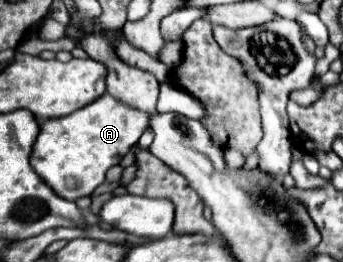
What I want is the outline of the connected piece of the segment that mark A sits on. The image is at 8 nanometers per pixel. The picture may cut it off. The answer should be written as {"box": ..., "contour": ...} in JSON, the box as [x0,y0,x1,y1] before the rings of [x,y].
{"box":[29,94,149,200],"contour":[[[103,94],[69,116],[45,120],[29,160],[33,170],[57,196],[65,200],[91,196],[93,190],[105,182],[105,172],[121,162],[147,126],[149,118],[145,112],[133,110],[113,96]]]}

